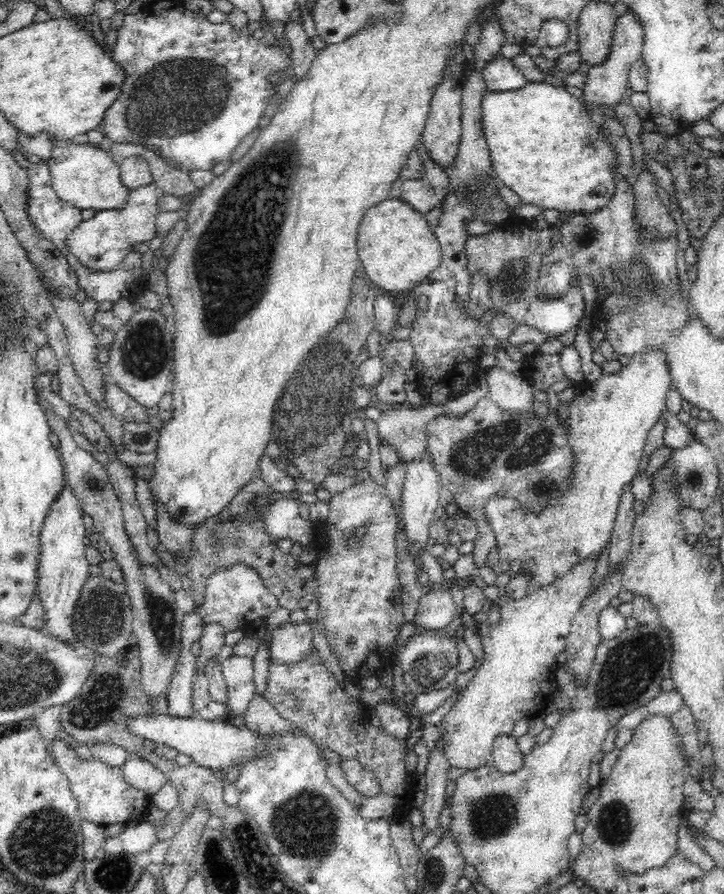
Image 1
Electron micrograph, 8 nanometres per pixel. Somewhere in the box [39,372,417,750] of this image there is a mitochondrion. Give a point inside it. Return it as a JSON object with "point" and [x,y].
{"point":[107,695]}

